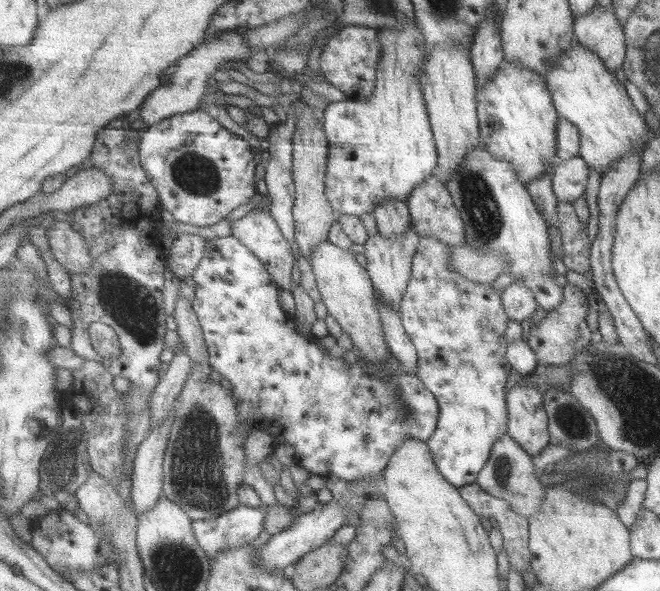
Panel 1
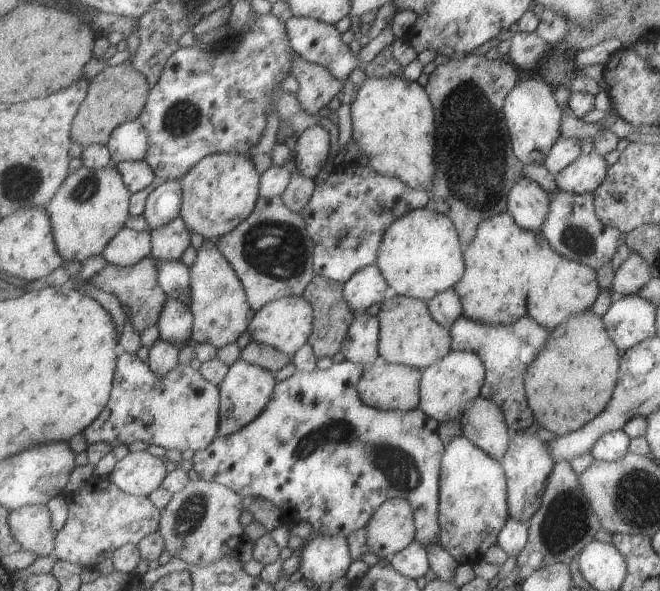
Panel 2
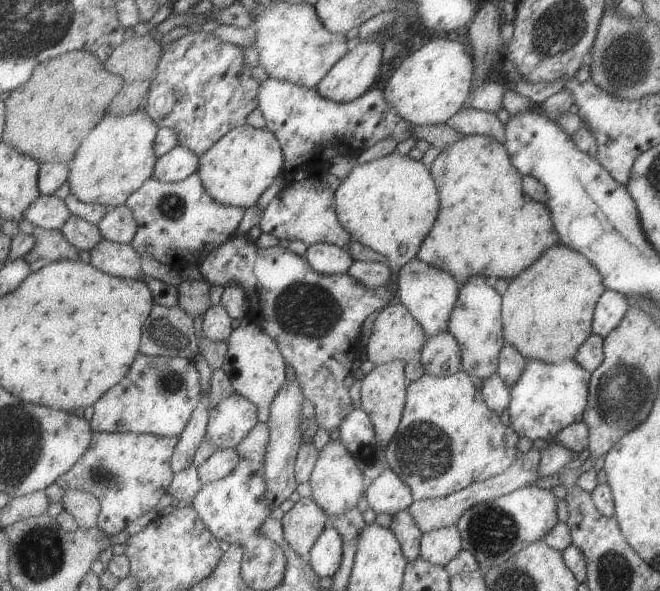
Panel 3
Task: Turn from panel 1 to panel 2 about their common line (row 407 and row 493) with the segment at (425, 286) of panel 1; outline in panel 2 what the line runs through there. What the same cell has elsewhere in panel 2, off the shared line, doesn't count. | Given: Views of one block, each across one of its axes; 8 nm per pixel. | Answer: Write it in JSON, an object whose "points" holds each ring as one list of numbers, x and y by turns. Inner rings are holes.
{"points":[[463,435,453,436,441,452,438,480,438,526,439,546,455,559,457,564,469,564,483,559,483,554,493,544,508,517,506,503,506,480,503,467,496,458,487,456,483,450,471,444]]}

